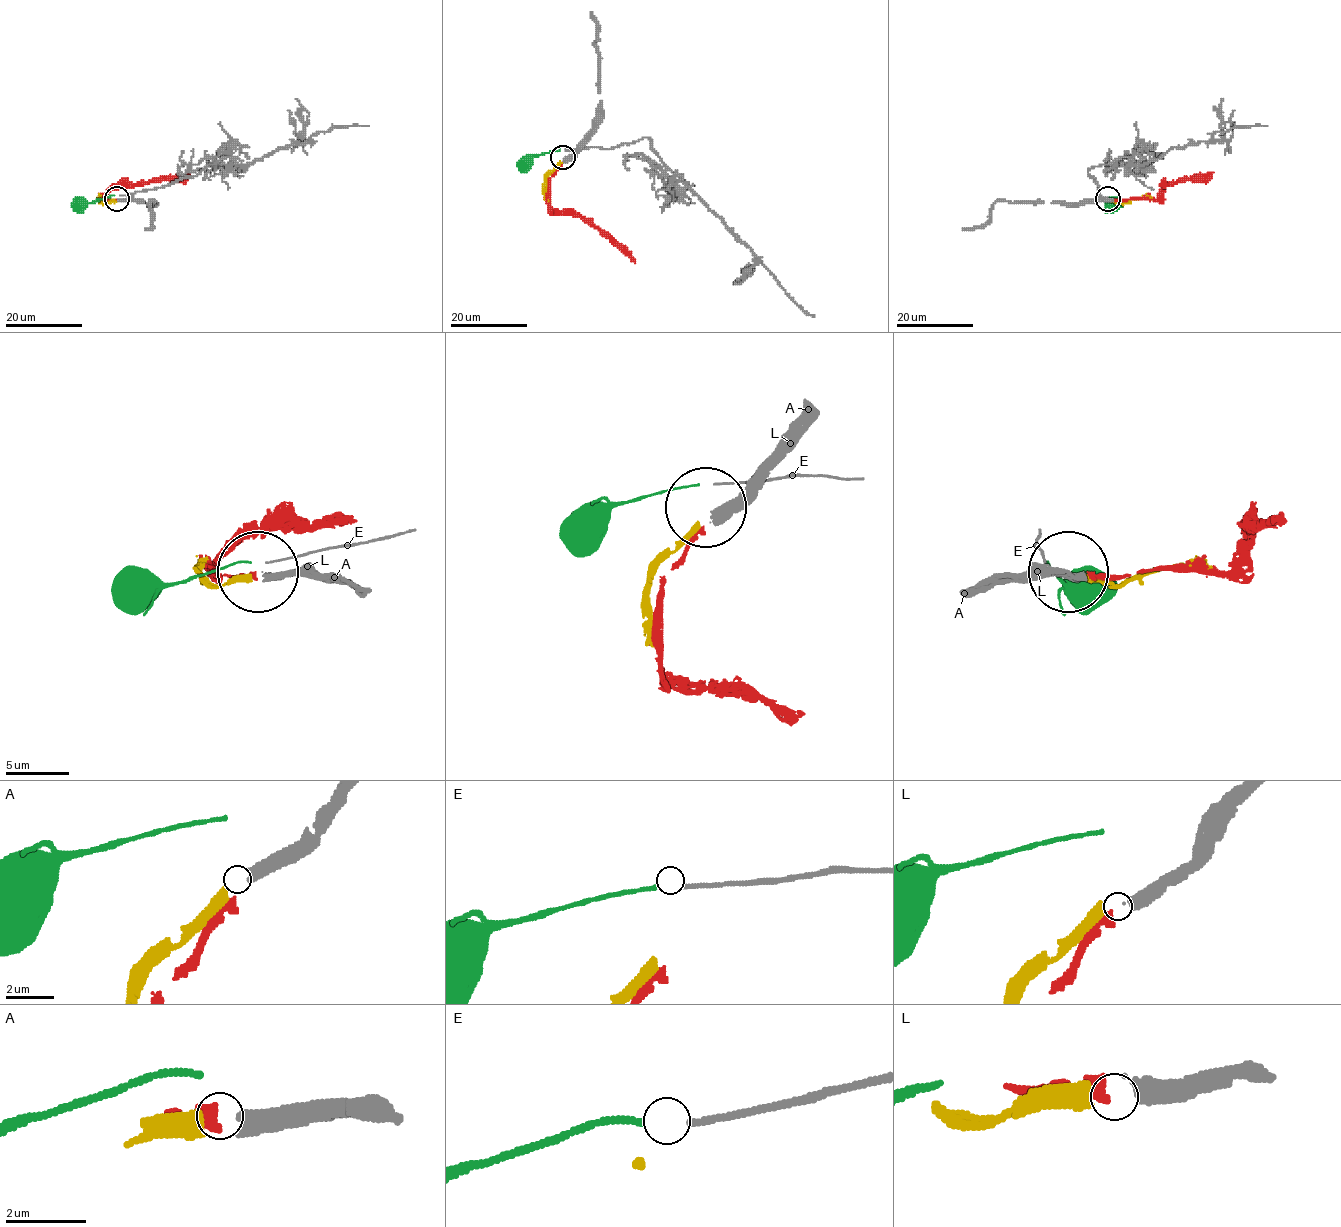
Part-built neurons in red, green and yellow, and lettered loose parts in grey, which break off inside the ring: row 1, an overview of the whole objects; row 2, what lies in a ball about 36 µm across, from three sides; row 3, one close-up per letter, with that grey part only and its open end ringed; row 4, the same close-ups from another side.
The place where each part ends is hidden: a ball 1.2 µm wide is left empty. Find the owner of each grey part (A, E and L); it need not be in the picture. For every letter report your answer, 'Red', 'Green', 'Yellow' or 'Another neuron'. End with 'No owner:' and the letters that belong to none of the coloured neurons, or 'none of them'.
A: Yellow
E: Green
L: Red
No owner: none of them

